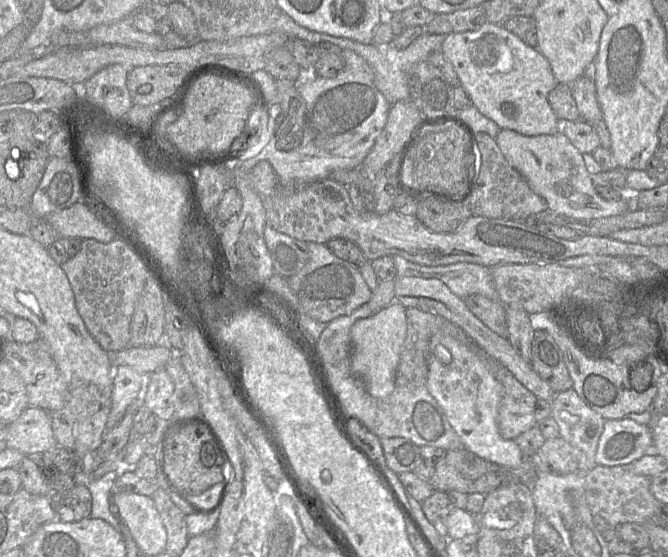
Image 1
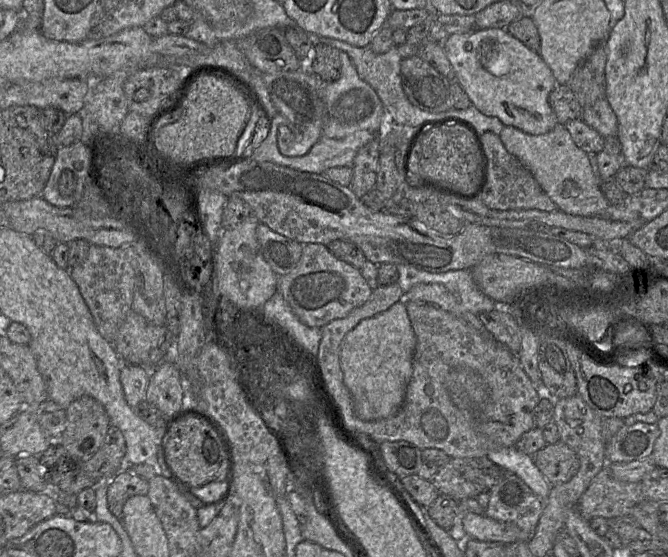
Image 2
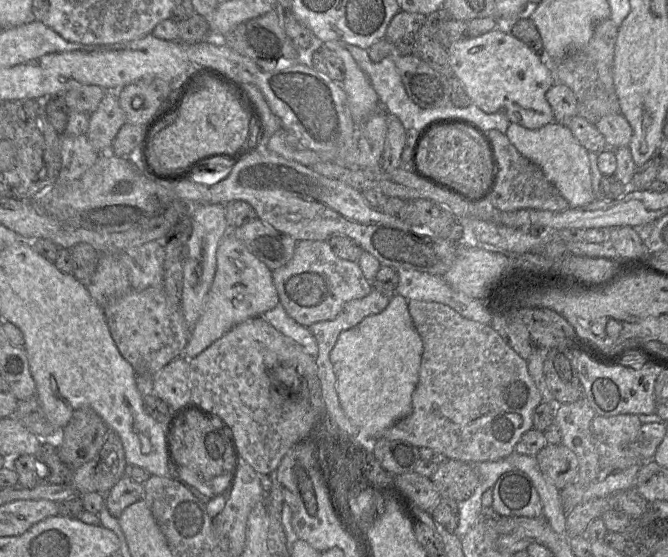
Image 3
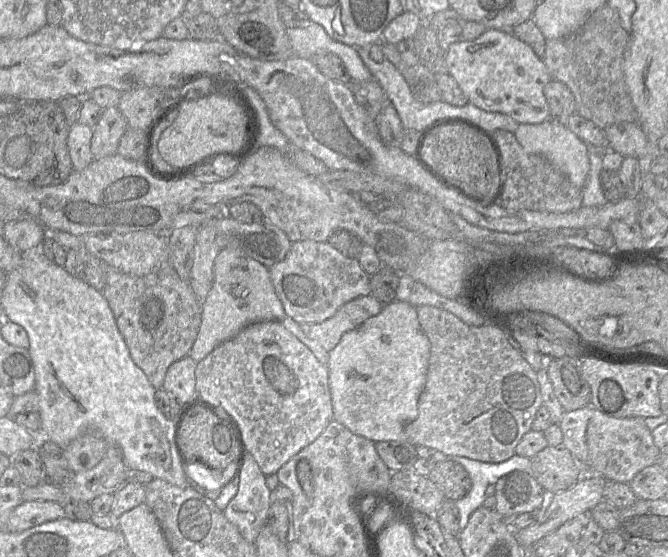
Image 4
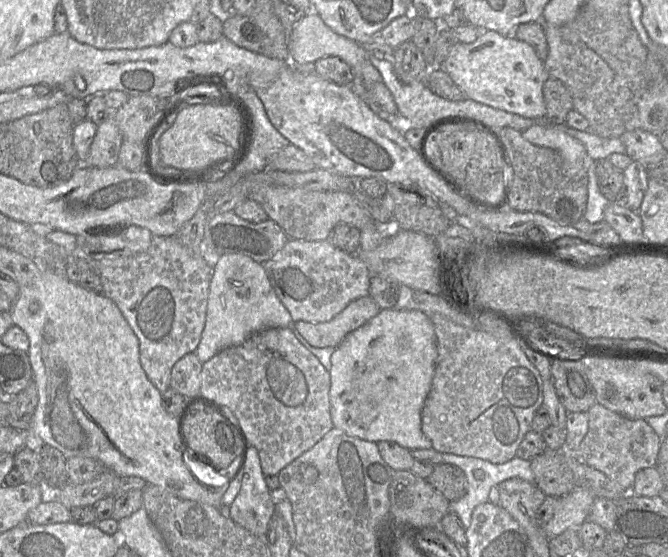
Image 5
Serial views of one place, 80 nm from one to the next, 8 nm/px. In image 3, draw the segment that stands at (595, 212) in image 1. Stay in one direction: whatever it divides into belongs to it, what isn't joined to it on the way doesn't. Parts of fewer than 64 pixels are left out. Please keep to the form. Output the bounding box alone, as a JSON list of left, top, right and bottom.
[504,121,596,208]

